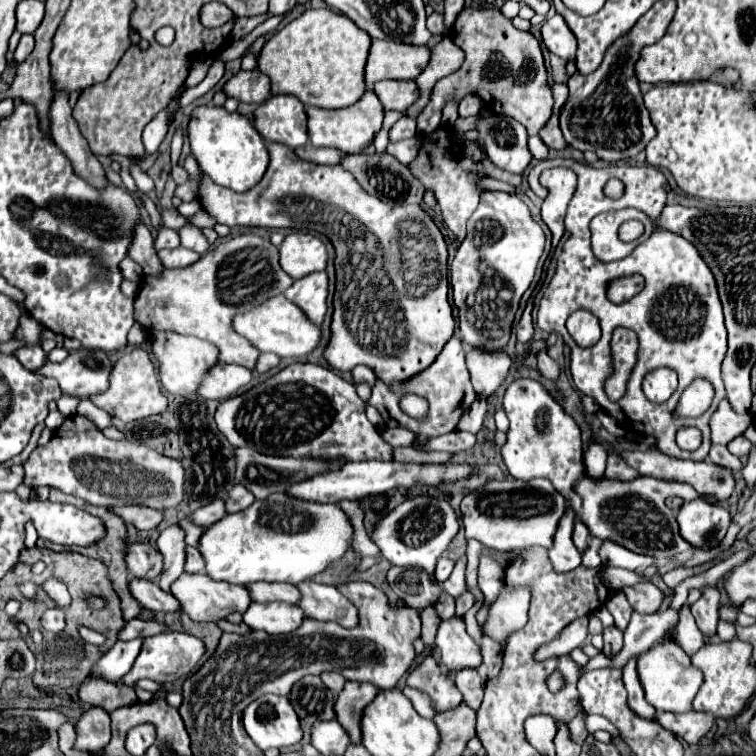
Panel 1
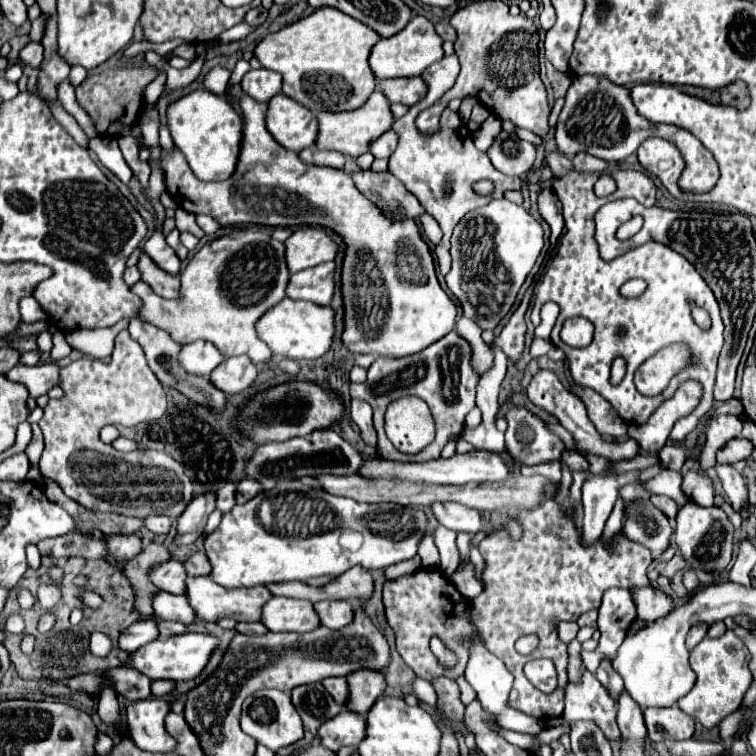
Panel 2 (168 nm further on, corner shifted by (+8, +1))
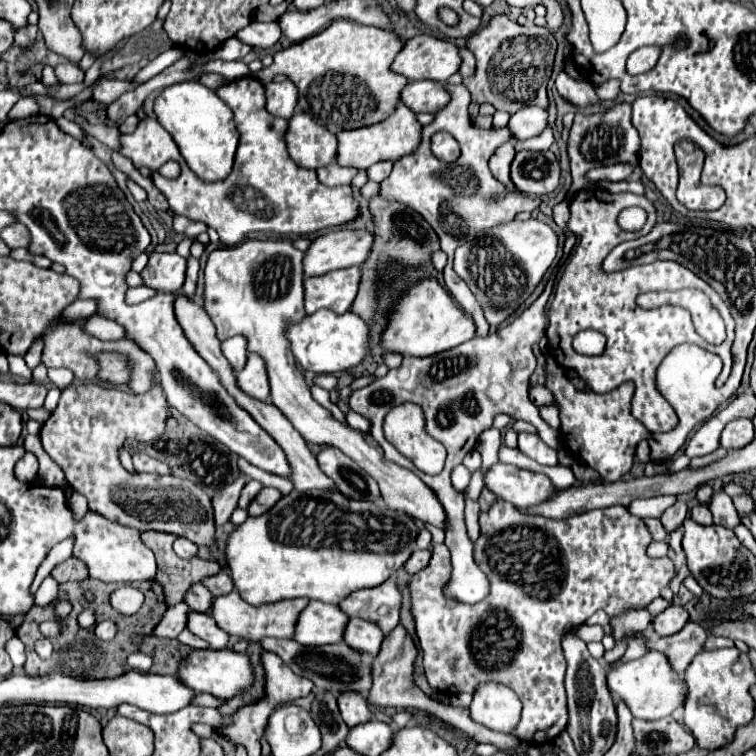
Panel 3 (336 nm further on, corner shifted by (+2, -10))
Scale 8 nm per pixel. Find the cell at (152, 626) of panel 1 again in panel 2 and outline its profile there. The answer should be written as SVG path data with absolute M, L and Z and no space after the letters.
M156 618L154 622L156 622L156 626L158 626L158 632L160 632L160 638L162 638L162 640L166 640L166 638L170 638L170 636L174 636L174 634L186 632L186 626L180 624L180 622L168 622L168 620L160 620L160 618Z

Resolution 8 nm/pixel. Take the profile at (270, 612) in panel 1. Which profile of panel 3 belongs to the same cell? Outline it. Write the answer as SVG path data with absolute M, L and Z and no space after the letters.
M310 601L298 619L294 641L310 647L340 643L348 621L350 617L338 605Z

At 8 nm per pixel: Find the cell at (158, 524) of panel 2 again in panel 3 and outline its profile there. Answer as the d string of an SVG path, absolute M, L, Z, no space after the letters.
M178 537L178 539L174 541L174 551L176 551L176 555L182 557L182 559L192 559L192 557L198 555L198 545L192 545L188 539Z

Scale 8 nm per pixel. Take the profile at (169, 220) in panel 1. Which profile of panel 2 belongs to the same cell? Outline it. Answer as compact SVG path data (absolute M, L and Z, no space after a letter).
M182 208L176 210L176 228L178 228L180 232L190 232L190 234L194 234L196 238L202 238L202 236L204 236L202 228L200 228L200 226L196 224L196 220L194 220L194 214L190 214L190 212L182 210Z

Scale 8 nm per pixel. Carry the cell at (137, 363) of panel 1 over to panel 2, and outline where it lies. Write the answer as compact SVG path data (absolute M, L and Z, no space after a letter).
M128 330L118 332L110 362L80 358L64 366L62 390L64 398L50 400L40 420L46 440L46 448L38 462L40 474L56 482L68 498L88 510L136 518L172 514L174 510L174 518L178 518L188 506L188 500L192 500L184 466L162 452L118 452L100 440L102 426L152 424L166 412L166 390L148 368L140 344L130 338Z

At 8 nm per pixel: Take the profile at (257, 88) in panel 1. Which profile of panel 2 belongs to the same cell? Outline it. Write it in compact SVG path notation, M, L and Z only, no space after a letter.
M258 68L244 74L240 88L256 102L268 102L276 92L280 92L280 84L282 84L282 76L278 72Z

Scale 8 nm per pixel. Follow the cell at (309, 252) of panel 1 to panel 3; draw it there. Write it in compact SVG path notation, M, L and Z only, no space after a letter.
M338 229L320 235L312 241L306 251L304 271L306 277L324 275L334 269L344 269L352 265L362 265L374 245L374 235L370 231L358 229Z

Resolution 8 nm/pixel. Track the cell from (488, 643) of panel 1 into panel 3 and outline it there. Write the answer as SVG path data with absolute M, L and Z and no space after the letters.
M482 683L470 705L470 719L492 731L512 733L520 719L520 699L506 685Z

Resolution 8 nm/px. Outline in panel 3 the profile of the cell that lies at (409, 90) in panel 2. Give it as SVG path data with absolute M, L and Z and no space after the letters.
M410 81L400 99L414 113L438 113L448 105L450 93L438 81Z

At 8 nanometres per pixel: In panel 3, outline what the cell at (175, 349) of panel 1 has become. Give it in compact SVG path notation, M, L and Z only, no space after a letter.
M234 335L222 343L222 351L236 371L240 371L246 365L246 355L248 355L246 345L248 341L244 335Z

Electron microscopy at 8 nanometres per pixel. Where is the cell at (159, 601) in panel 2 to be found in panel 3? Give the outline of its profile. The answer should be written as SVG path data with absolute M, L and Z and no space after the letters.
M192 611L192 613L190 613L188 629L190 629L194 635L198 635L198 637L206 639L208 643L212 643L214 649L226 649L226 645L228 645L228 641L230 641L230 635L228 635L226 631L222 631L222 629L216 625L214 617L208 615L208 613L196 613L196 611Z

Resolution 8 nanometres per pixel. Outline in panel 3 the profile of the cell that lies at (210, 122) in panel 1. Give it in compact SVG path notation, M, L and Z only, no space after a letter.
M200 81L174 83L162 89L154 101L154 113L160 125L172 135L188 167L206 181L226 179L234 163L234 153L238 147L238 131L234 125L234 115L230 107Z

